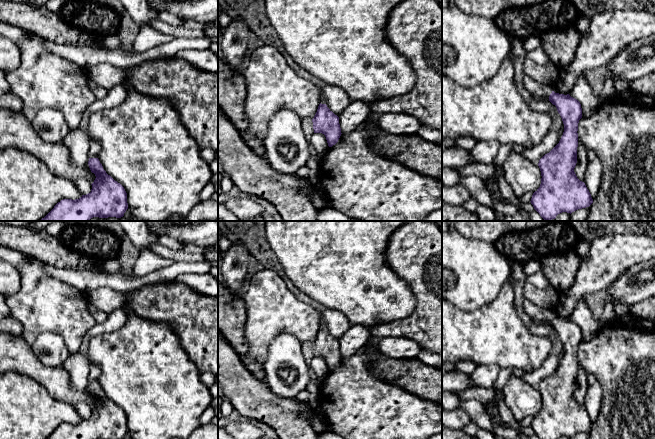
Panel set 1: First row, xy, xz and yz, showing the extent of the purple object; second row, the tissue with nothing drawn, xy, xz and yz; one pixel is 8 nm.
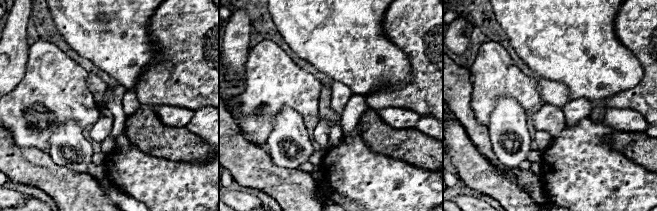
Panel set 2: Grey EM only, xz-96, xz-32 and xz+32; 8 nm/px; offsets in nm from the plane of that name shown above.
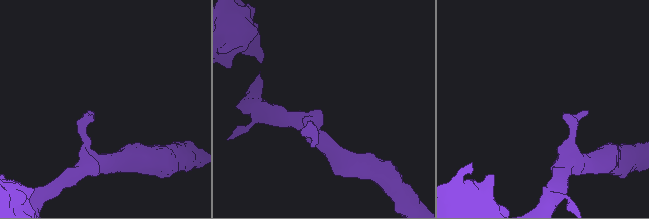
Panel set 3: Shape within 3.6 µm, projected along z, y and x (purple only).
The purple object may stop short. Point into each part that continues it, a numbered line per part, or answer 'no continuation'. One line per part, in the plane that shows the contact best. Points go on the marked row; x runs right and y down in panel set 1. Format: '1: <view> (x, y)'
1: yz (534, 87)

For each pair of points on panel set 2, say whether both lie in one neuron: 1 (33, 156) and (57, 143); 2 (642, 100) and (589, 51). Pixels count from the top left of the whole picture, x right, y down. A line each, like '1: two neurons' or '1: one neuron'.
1: two neurons
2: two neurons

